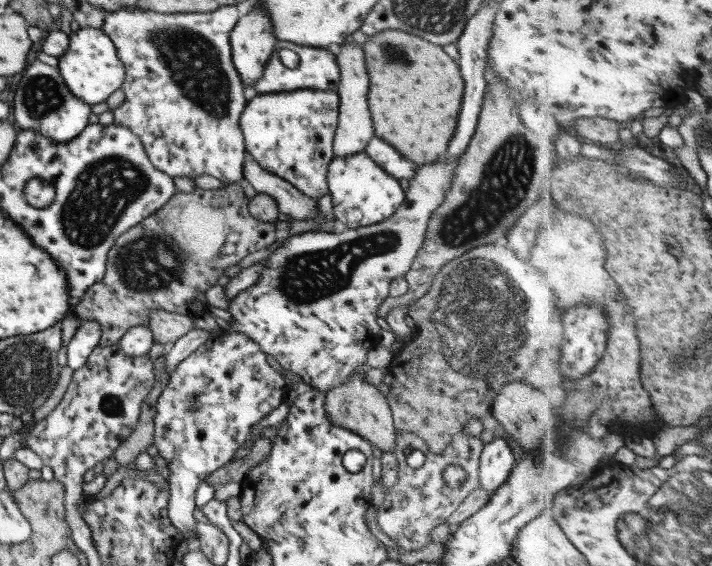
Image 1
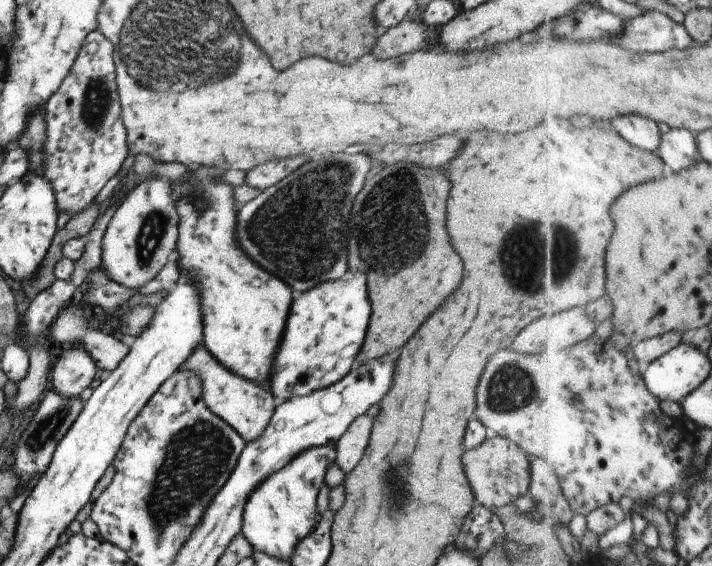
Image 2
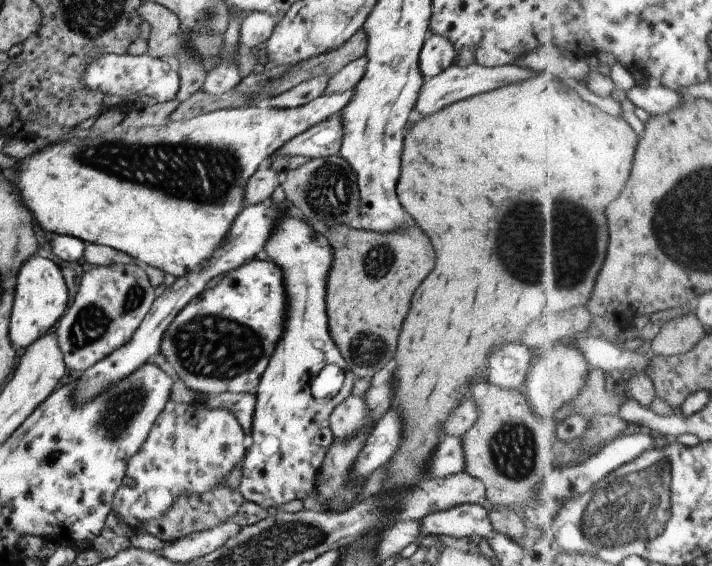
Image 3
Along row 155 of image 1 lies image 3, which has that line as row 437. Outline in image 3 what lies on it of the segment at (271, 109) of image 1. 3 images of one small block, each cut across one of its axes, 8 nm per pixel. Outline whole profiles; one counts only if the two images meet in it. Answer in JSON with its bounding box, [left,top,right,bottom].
[238,205,356,508]

